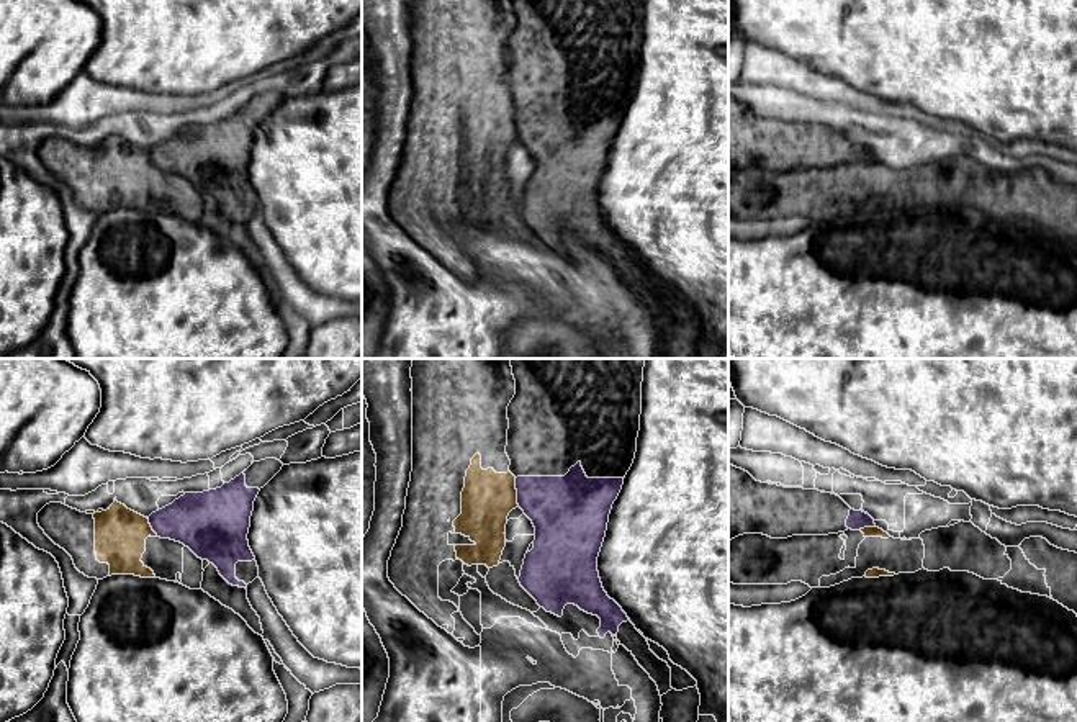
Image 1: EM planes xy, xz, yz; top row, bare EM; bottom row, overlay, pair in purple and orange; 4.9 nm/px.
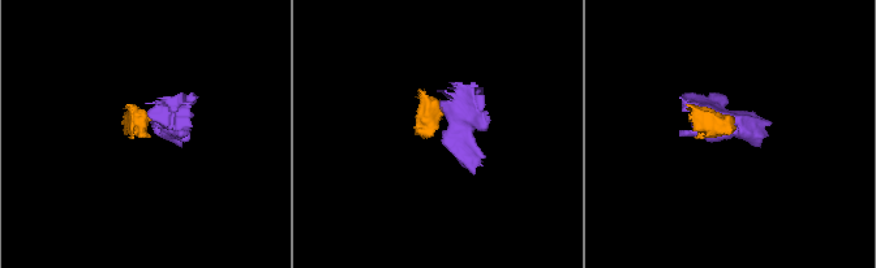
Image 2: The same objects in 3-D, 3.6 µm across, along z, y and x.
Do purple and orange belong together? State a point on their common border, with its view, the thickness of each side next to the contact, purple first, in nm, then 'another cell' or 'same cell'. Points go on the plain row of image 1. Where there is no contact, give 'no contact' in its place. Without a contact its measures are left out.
xz (518, 125) | 340/260 nm | another cell

